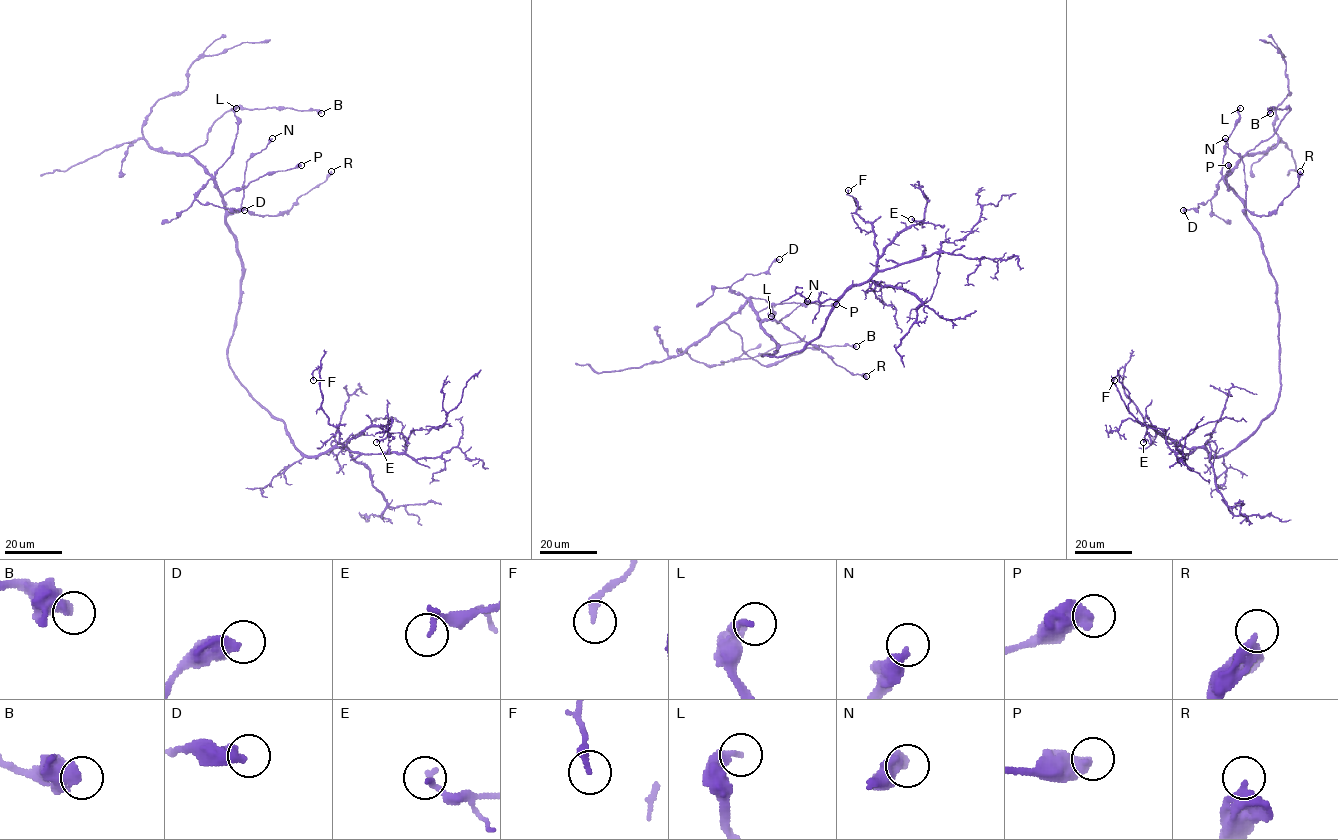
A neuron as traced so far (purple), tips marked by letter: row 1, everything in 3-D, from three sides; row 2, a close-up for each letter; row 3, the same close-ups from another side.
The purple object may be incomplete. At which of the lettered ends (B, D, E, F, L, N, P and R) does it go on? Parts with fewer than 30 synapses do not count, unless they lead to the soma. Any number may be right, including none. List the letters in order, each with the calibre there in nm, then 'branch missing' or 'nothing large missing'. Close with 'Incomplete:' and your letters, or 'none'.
B: 600 nm thick; nothing large missing
D: 440 nm thick; nothing large missing
E: 220 nm thick; nothing large missing
F: 260 nm thick; nothing large missing
L: 280 nm thick; nothing large missing
N: 480 nm thick; nothing large missing
P: 600 nm thick; nothing large missing
R: 480 nm thick; nothing large missing
Incomplete: none

